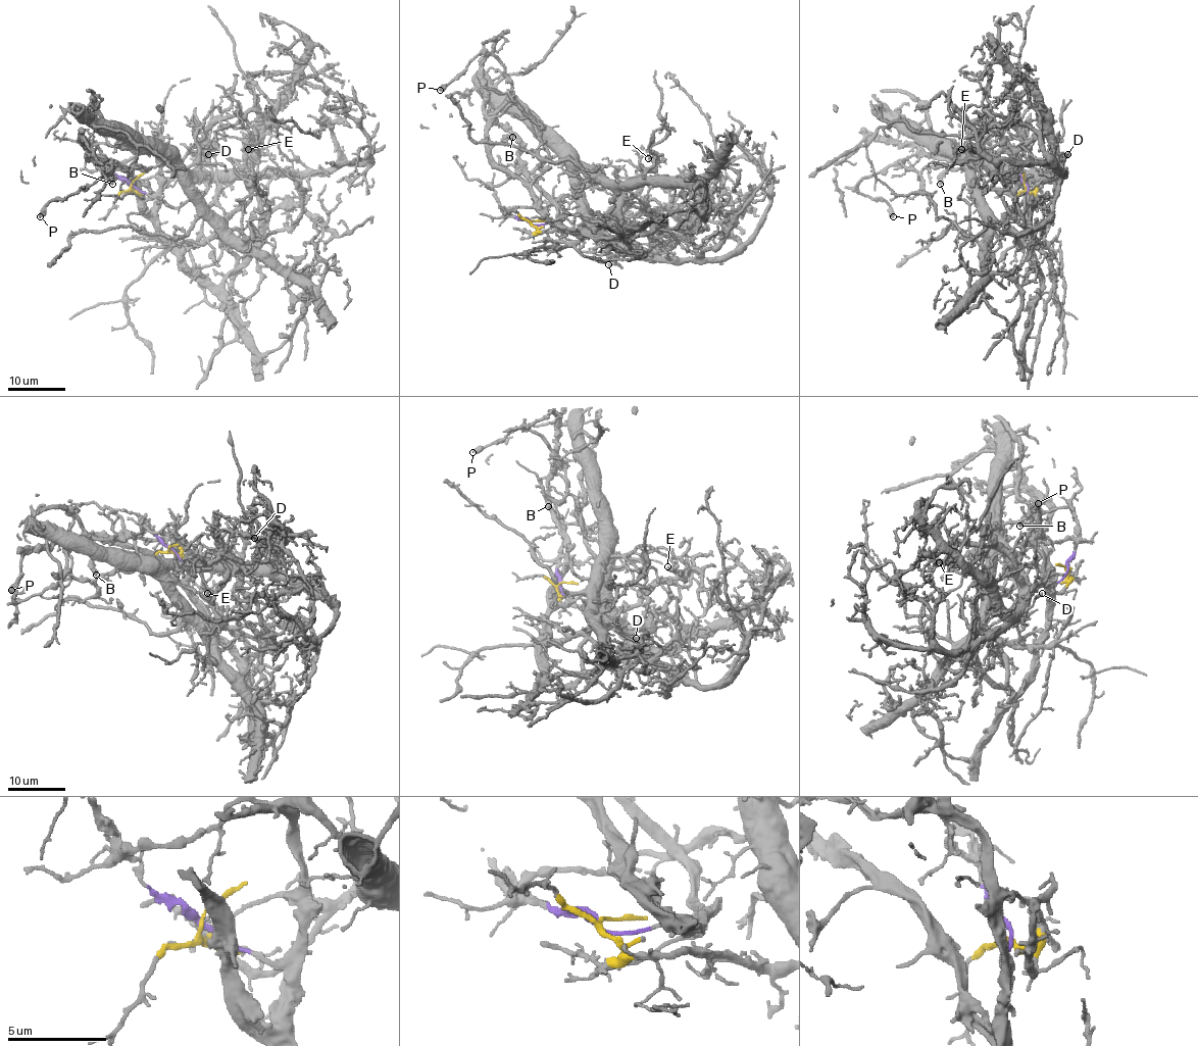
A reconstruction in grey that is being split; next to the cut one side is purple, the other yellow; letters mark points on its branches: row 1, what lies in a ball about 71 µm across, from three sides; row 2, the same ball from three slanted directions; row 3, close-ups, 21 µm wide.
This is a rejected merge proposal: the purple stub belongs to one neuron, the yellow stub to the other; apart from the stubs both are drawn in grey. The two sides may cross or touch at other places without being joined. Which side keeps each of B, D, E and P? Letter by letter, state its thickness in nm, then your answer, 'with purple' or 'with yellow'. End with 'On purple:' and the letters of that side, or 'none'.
B: 400 nm thick; with purple
D: 280 nm thick; with yellow
E: 140 nm thick; with yellow
P: 70 nm thick; with purple
On purple: B, P

